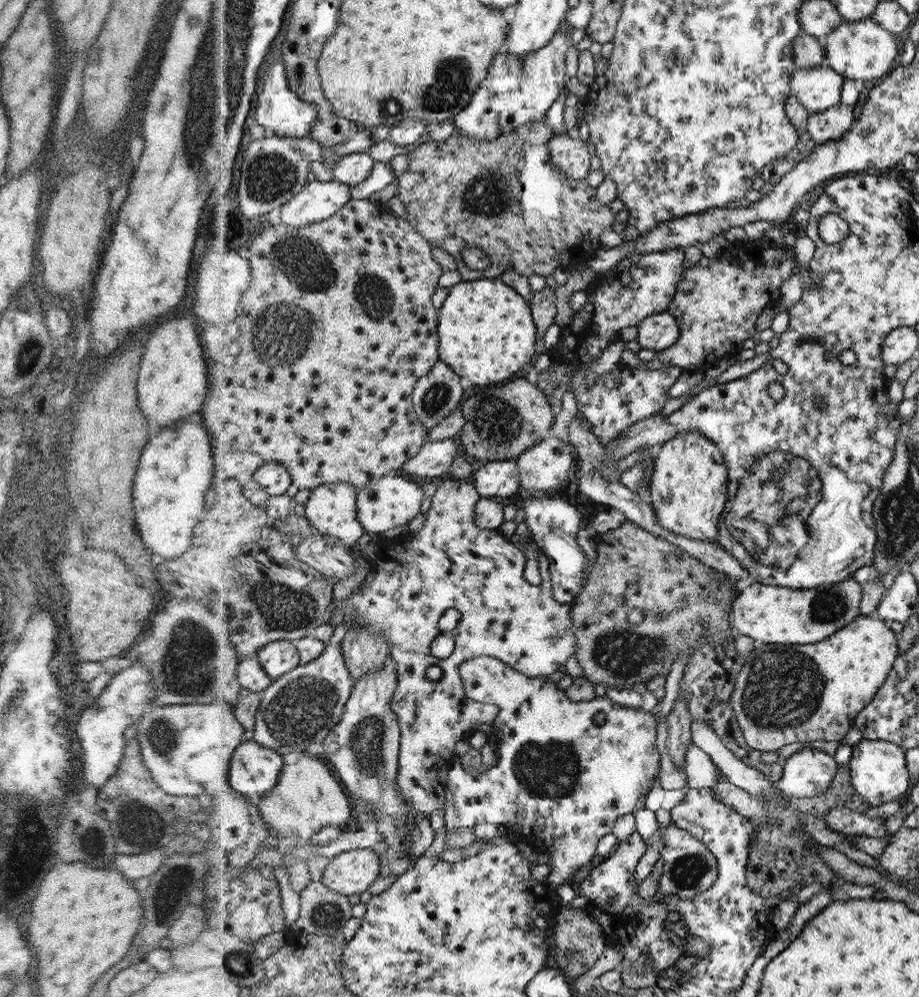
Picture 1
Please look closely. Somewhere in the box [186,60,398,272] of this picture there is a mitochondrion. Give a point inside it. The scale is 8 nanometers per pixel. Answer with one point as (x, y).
(271, 176)

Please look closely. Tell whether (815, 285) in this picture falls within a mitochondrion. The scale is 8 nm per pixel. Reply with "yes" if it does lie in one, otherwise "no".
no

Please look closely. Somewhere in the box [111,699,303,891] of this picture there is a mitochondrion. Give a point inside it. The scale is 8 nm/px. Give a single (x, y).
(136, 820)

